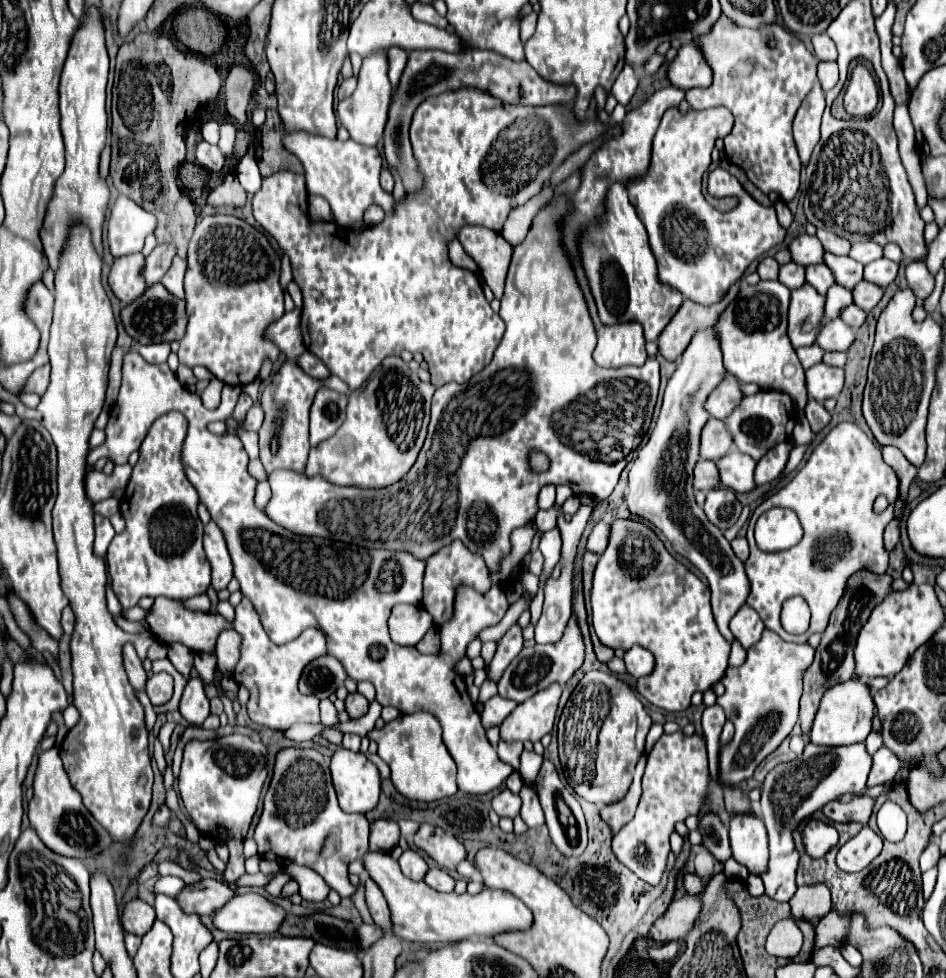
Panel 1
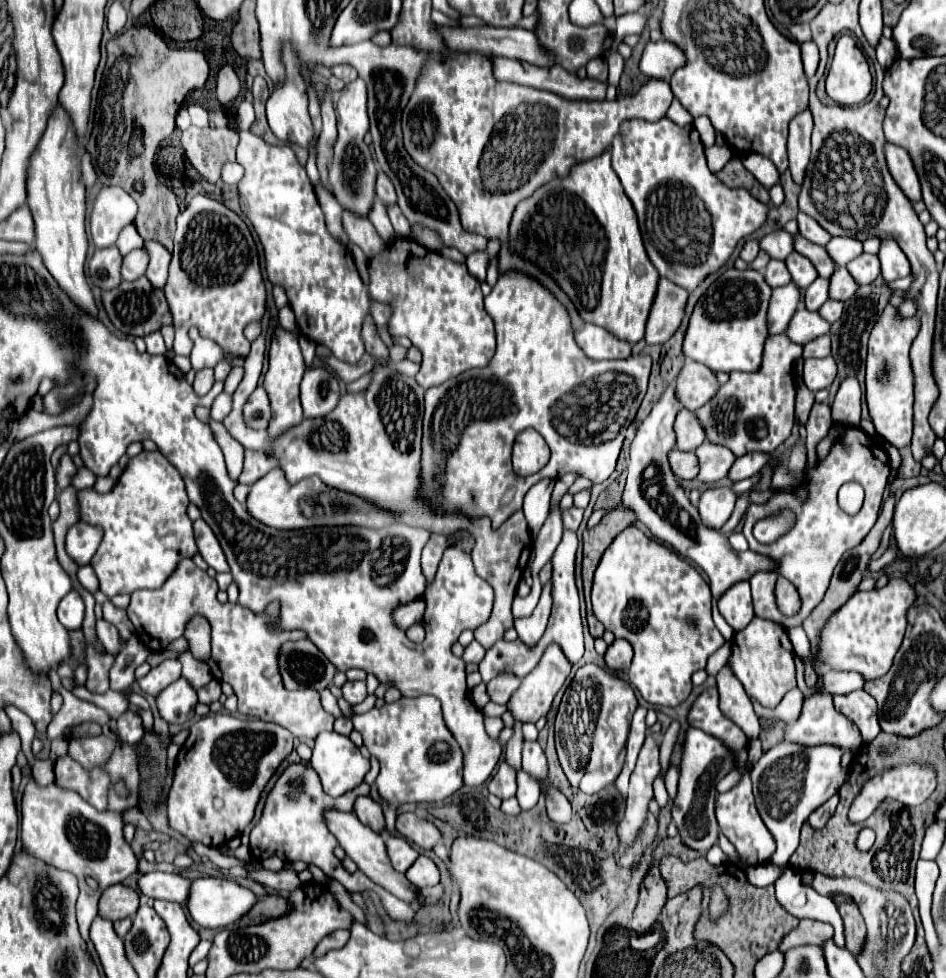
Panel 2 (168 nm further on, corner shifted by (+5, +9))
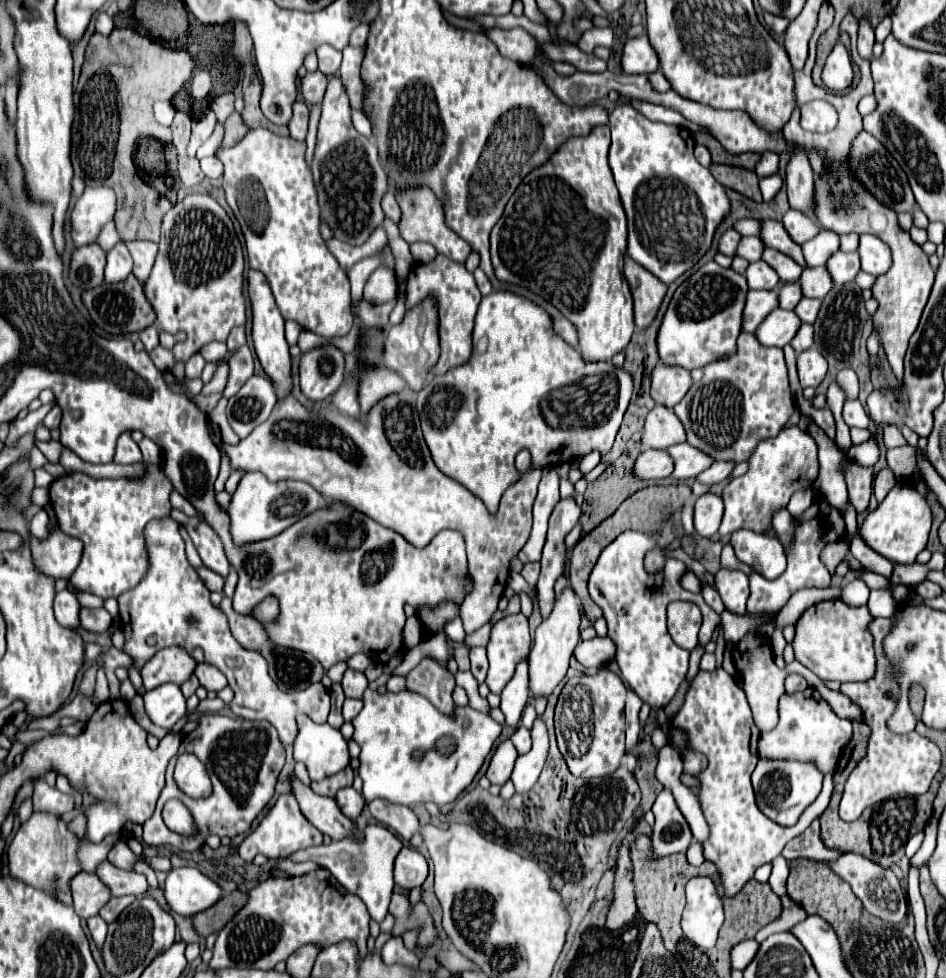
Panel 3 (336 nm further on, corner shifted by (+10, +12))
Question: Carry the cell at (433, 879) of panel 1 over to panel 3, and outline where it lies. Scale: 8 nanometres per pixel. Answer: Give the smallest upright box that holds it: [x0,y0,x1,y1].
[394,846,428,890]

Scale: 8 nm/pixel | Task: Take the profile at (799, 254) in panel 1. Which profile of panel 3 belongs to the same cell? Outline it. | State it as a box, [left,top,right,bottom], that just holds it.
[738,236,764,262]

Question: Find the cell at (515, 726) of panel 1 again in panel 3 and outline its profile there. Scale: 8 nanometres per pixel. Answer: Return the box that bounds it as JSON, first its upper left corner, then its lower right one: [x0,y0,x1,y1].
[528,588,580,698]

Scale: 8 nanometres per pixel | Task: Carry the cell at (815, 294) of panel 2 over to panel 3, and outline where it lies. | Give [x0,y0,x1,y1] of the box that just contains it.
[778,282,804,310]

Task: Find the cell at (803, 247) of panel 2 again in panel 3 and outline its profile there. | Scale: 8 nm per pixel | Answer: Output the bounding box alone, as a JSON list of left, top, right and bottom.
[762,220,806,268]

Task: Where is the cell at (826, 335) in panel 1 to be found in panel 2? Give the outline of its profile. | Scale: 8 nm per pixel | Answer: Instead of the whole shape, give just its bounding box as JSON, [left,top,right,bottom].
[785,305,829,345]

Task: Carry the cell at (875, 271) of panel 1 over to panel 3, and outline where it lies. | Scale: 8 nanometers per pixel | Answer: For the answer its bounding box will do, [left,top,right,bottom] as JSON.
[828,252,860,284]

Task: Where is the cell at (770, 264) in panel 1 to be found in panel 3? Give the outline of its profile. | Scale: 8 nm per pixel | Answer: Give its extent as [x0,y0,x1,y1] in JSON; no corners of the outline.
[718,230,742,258]

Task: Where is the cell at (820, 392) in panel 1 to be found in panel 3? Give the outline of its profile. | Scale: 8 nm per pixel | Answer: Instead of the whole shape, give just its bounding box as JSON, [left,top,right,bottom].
[798,350,828,388]

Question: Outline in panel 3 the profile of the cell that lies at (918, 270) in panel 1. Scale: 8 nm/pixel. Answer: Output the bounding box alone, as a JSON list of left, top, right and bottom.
[858,234,892,276]

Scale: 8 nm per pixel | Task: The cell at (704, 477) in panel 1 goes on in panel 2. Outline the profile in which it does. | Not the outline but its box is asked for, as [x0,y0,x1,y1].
[667,449,699,479]

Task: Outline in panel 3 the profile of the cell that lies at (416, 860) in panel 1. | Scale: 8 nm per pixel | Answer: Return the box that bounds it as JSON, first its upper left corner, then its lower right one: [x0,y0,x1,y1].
[290,824,402,922]

